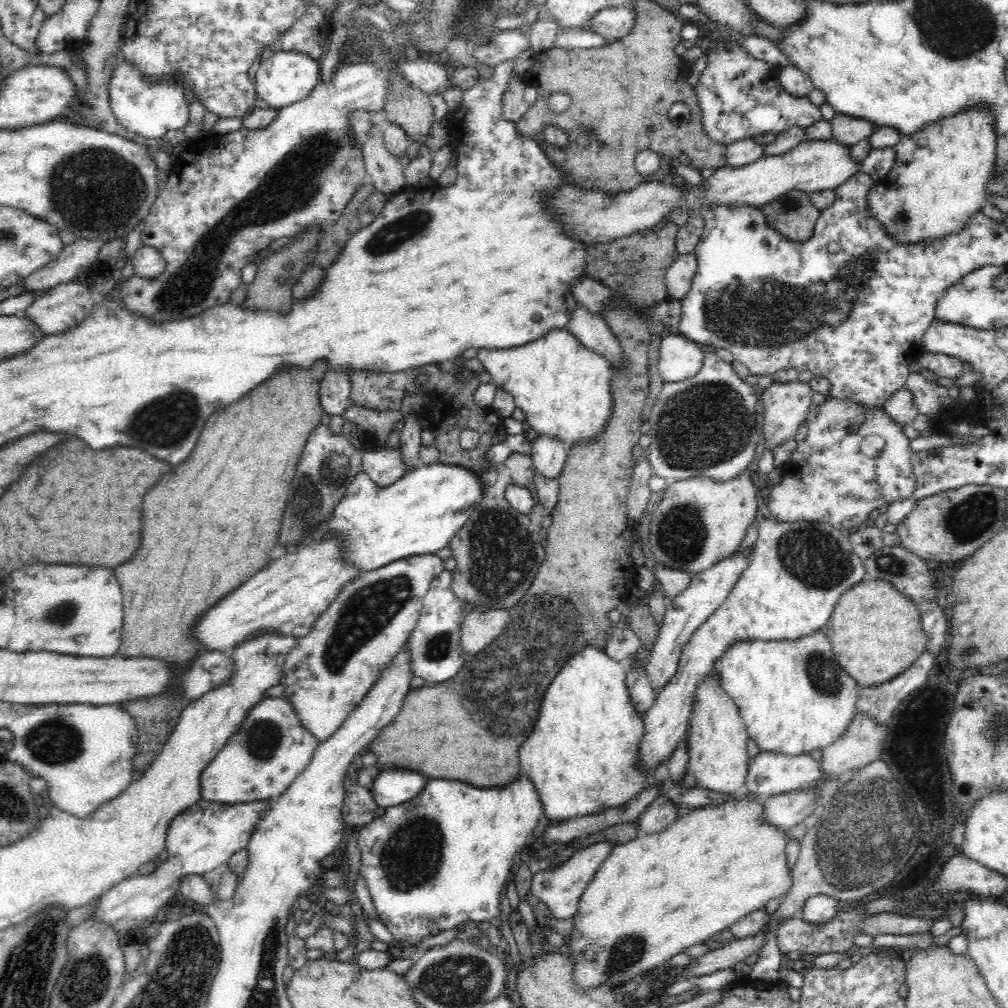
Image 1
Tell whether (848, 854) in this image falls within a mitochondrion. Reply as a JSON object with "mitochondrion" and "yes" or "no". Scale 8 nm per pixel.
{"mitochondrion":"yes"}

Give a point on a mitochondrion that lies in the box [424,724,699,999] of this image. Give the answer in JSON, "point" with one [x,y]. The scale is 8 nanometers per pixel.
{"point":[630,949]}

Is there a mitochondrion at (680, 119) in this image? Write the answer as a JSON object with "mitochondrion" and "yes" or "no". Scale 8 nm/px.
{"mitochondrion":"no"}

